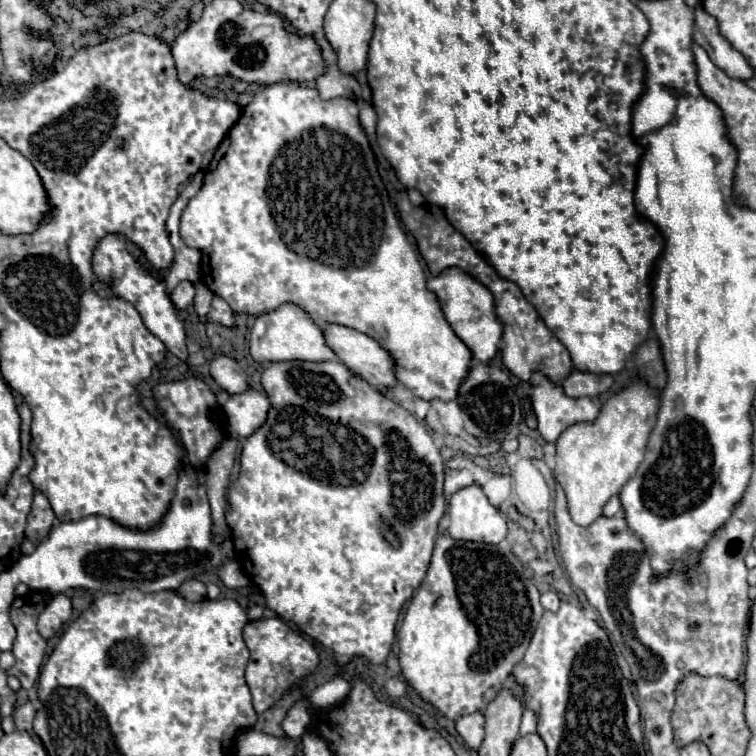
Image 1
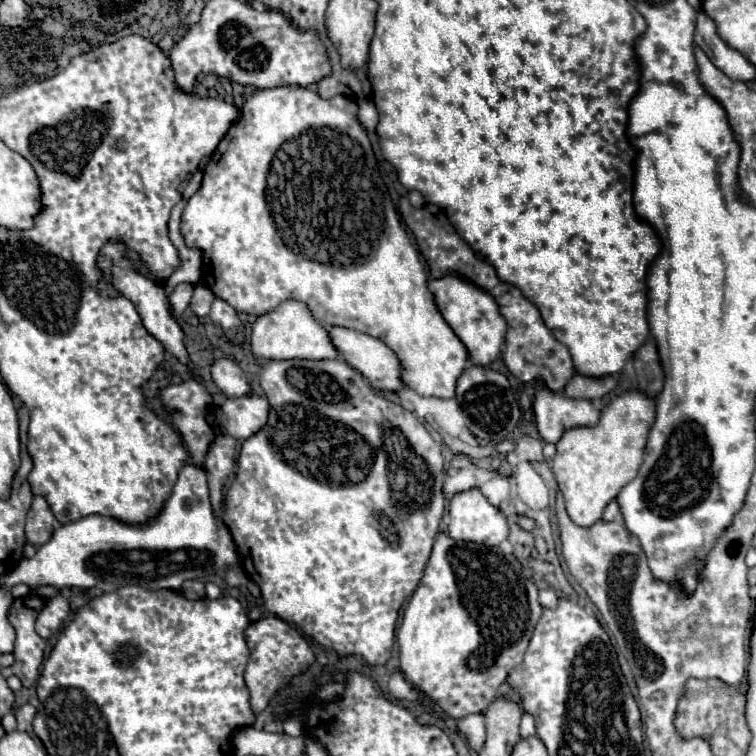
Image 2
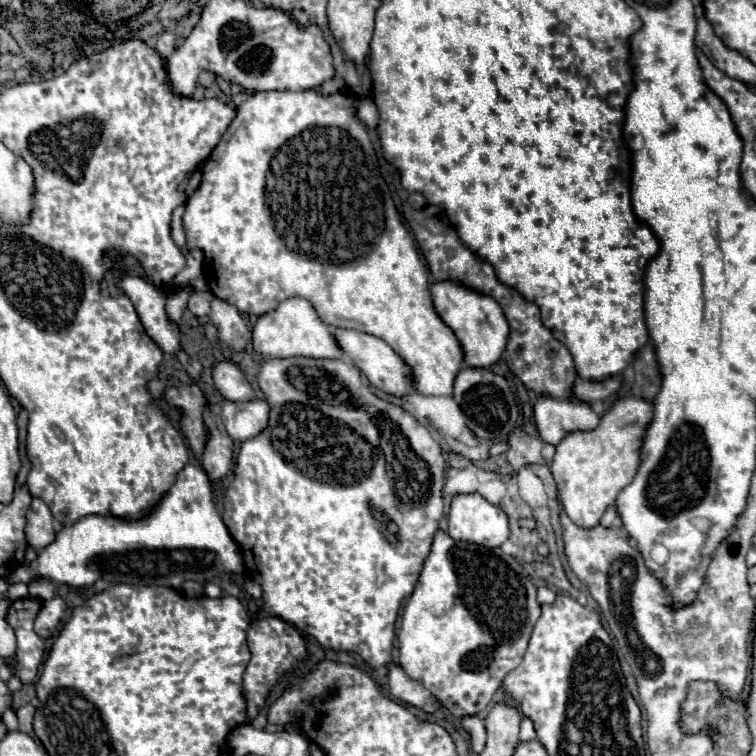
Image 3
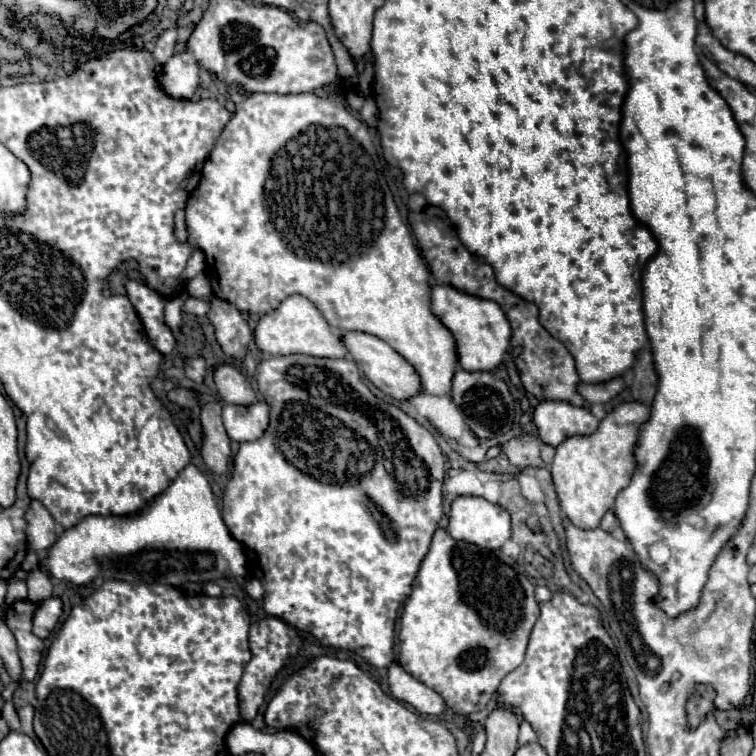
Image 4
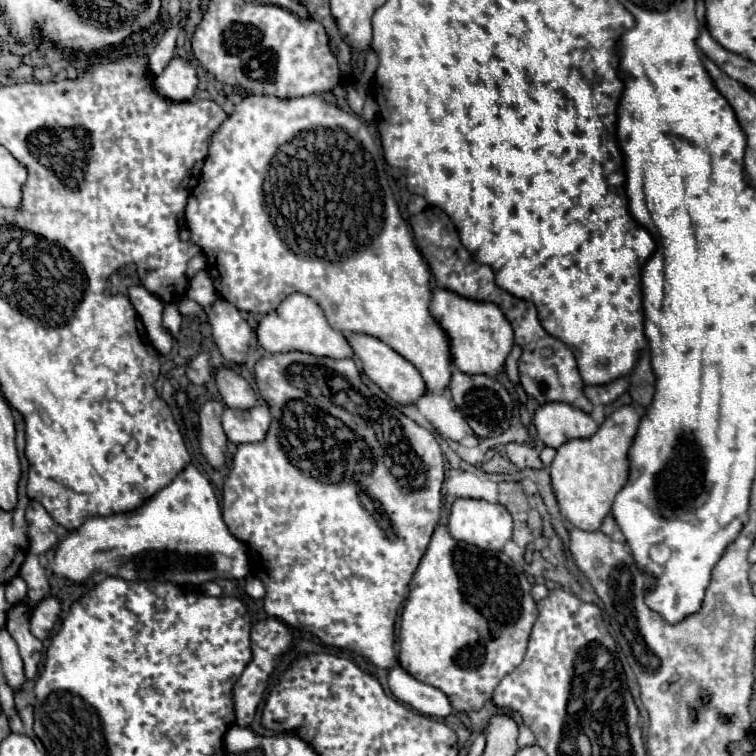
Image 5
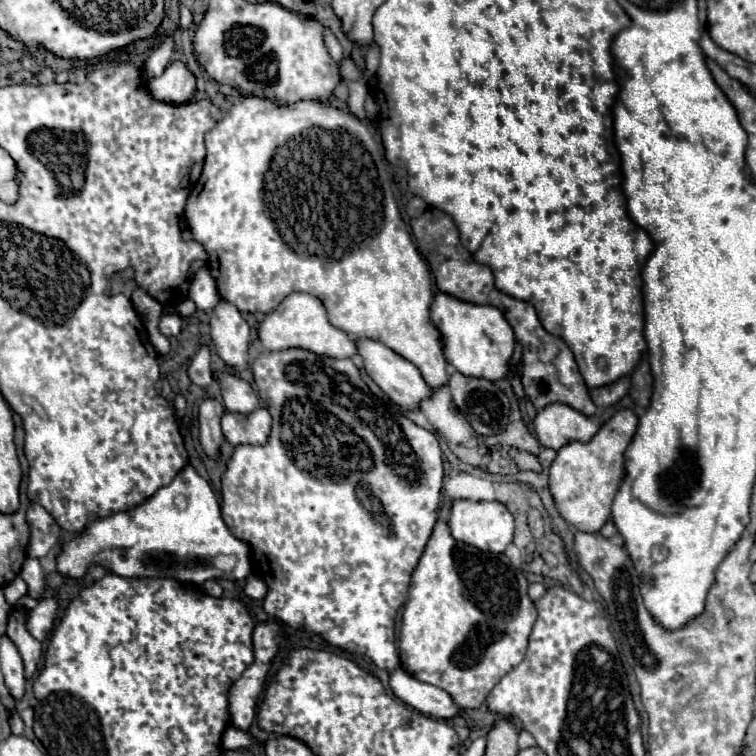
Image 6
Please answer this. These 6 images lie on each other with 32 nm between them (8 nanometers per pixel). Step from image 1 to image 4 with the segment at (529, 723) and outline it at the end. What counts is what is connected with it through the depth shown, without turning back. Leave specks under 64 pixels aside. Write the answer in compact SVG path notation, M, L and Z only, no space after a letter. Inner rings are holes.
M522 720L520 724L520 738L518 738L518 744L528 744L528 742L536 742L536 732L532 730L532 726Z

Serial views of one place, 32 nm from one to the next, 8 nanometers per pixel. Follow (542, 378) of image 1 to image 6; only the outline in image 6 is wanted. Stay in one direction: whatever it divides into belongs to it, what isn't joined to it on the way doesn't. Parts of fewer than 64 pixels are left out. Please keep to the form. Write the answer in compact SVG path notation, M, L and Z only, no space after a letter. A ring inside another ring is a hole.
M548 404L546 408L538 410L534 426L540 444L554 450L572 440L588 442L598 432L598 426L592 422L592 418L568 404Z

